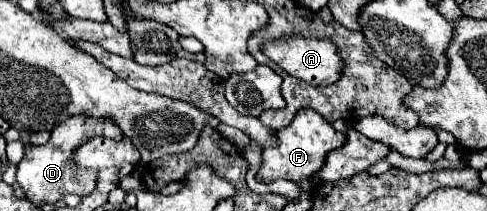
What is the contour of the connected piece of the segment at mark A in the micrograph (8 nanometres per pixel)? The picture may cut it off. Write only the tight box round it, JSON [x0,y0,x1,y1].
[263,37,343,85]

